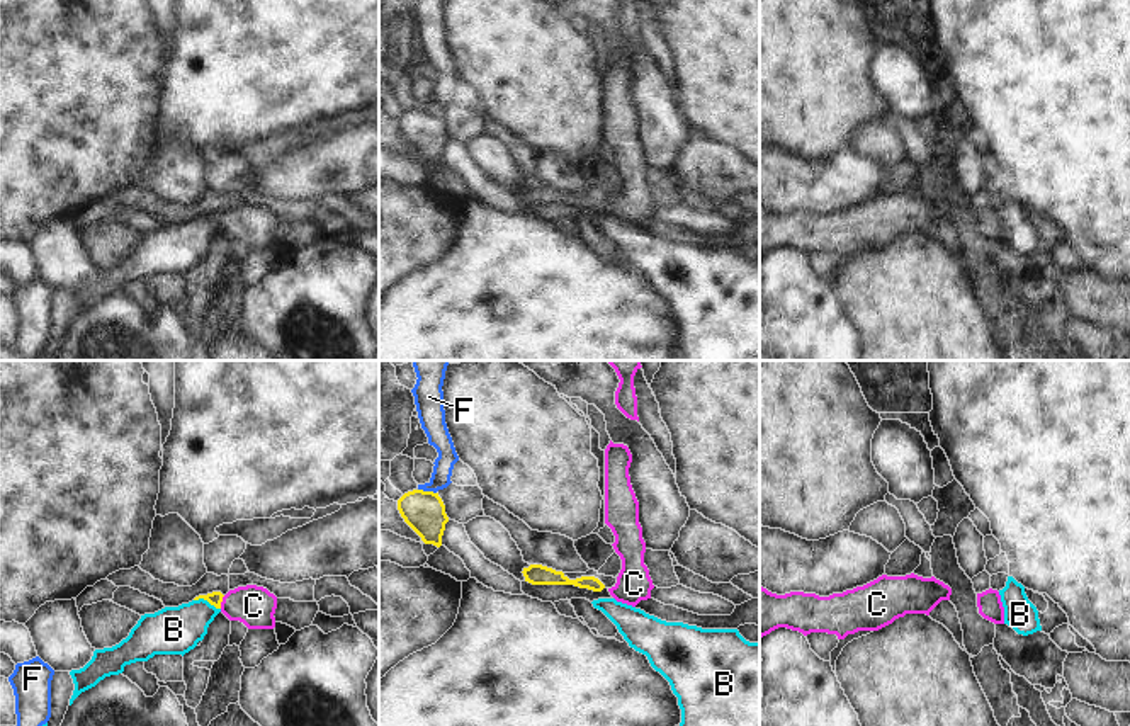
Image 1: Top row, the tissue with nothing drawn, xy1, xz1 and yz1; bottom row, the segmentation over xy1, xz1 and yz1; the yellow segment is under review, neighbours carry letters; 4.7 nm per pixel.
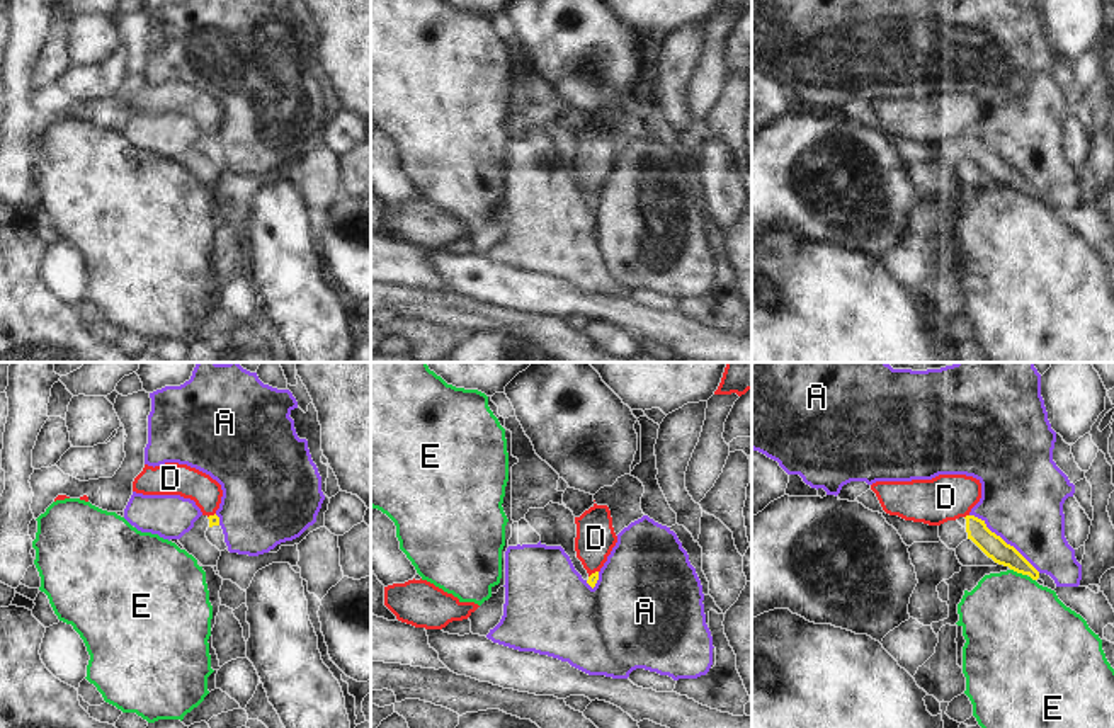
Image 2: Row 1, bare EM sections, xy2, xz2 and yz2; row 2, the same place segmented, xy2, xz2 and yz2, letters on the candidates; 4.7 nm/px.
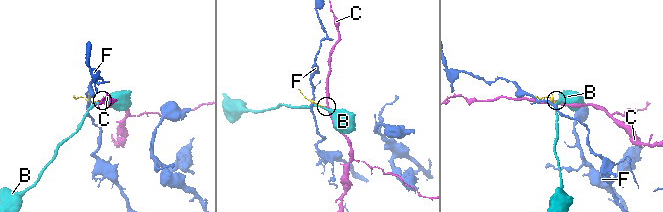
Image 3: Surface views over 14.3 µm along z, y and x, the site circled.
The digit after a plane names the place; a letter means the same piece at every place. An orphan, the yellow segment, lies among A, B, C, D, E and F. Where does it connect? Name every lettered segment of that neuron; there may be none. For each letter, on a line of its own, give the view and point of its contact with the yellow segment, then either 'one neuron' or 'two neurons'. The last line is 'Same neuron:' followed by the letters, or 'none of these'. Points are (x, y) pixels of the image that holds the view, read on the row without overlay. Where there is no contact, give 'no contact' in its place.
A: contact yz2 (1004, 160); two neurons
B: contact xy1 (208, 220); two neurons
C: contact xy1 (221, 220); one neuron
D: contact yz2 (966, 135); two neurons
E: contact yz2 (1019, 191); two neurons
F: contact xz1 (427, 111); two neurons
Same neuron: C

